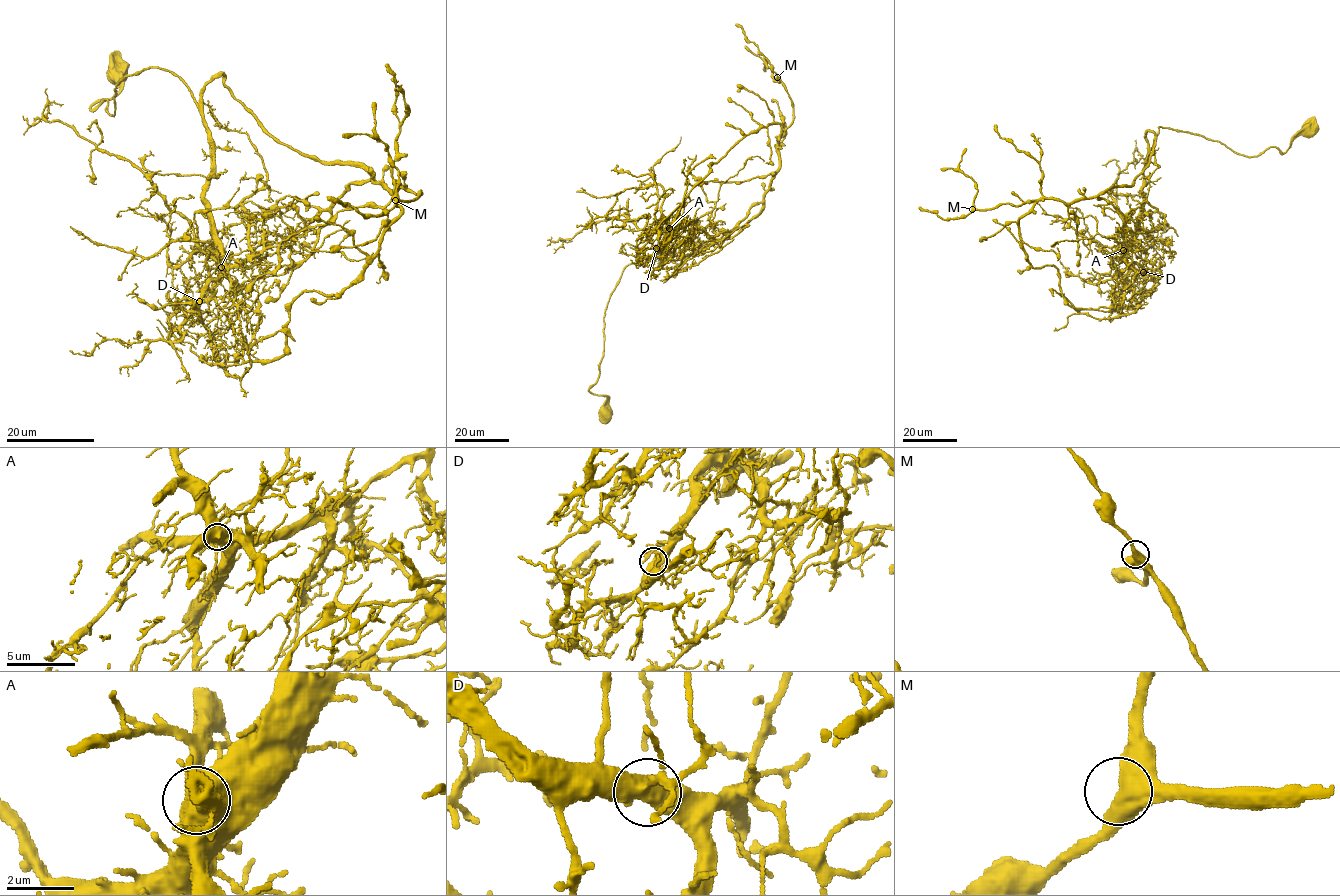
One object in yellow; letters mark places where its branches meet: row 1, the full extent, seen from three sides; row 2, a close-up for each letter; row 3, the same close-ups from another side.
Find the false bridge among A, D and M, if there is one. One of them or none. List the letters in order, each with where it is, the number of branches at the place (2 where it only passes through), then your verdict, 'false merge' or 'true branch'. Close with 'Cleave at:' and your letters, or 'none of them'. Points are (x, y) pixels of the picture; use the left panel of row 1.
A: (221, 267) | 2 | true branch
D: (199, 301) | 2 | true branch
M: (395, 200) | 2 | true branch
Cleave at: none of them

